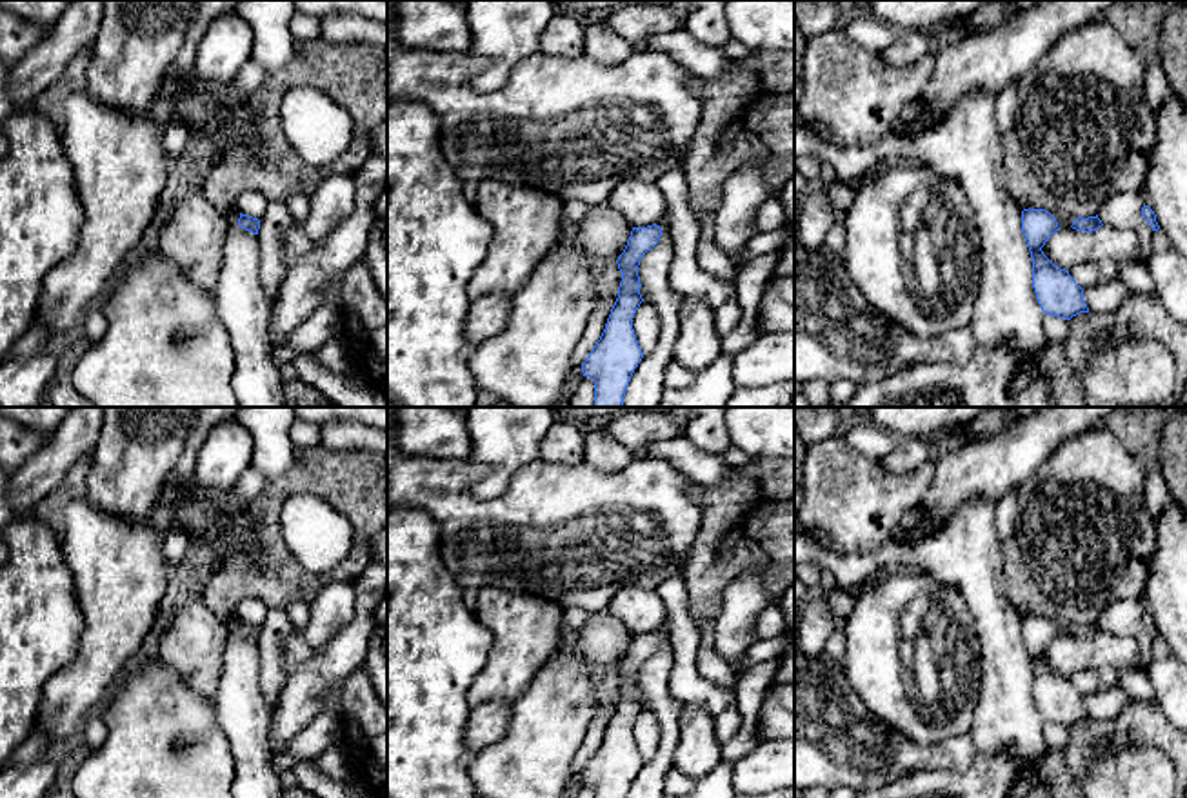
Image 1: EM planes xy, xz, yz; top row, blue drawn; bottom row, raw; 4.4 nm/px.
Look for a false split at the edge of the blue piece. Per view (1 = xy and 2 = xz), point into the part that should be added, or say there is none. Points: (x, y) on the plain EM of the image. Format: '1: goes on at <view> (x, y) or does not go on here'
1: does not go on here
2: does not go on here

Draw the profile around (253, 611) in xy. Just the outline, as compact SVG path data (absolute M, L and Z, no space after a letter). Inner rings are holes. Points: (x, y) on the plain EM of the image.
M245 598L234 609L234 614L242 622L247 622L258 627L265 622L267 613L269 613L269 607L258 598Z

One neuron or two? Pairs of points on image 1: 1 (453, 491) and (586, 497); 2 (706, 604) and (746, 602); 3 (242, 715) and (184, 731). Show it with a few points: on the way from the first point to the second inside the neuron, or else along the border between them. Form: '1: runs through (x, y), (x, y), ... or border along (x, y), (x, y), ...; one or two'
1: runs through (486, 509), (518, 509), (540, 497), (553, 497); one
2: border along (748, 571), (726, 586), (722, 611), (713, 620); two
3: border along (209, 698), (215, 722), (235, 760); two

